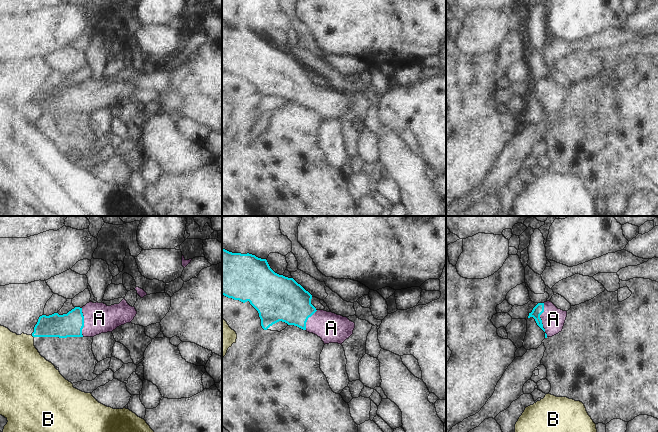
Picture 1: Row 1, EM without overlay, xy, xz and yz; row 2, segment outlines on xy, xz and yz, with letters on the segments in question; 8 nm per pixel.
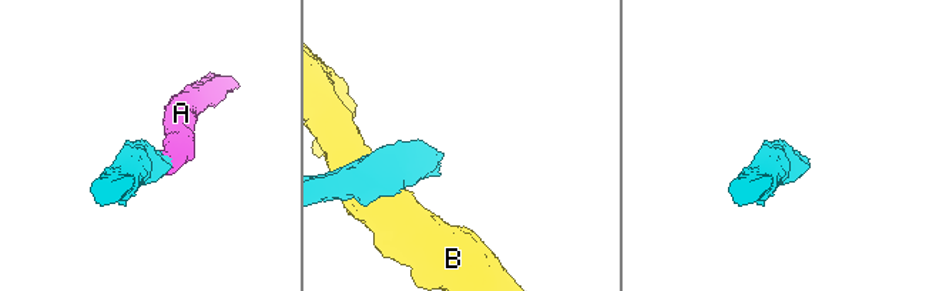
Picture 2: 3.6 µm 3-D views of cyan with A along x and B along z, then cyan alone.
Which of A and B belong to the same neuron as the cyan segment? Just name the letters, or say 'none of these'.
A

